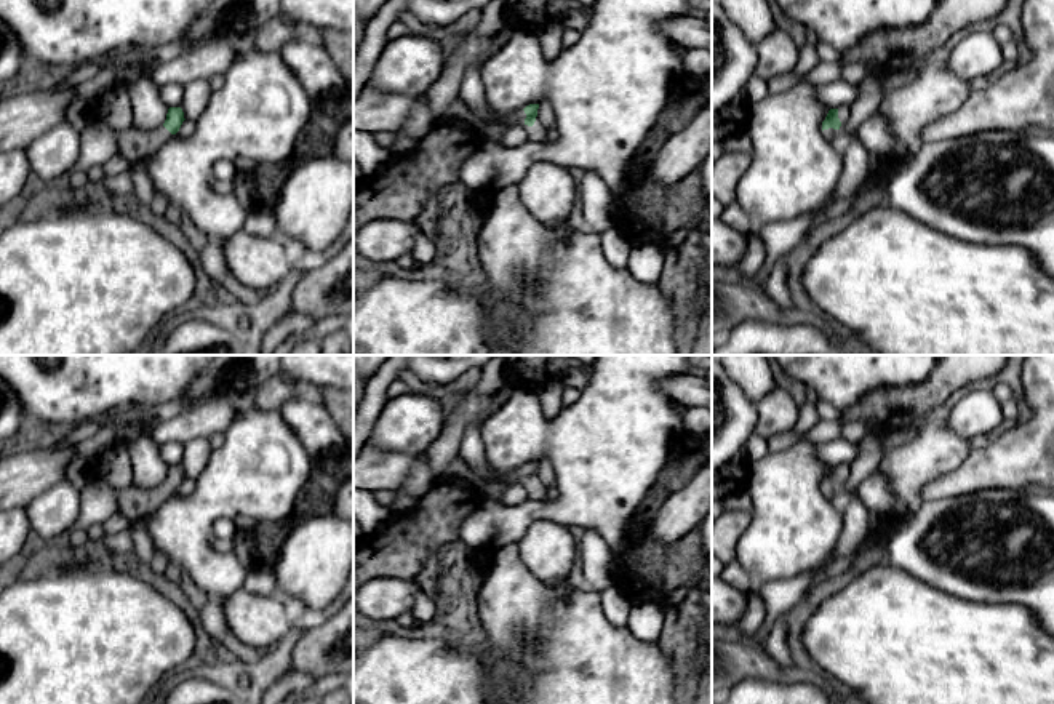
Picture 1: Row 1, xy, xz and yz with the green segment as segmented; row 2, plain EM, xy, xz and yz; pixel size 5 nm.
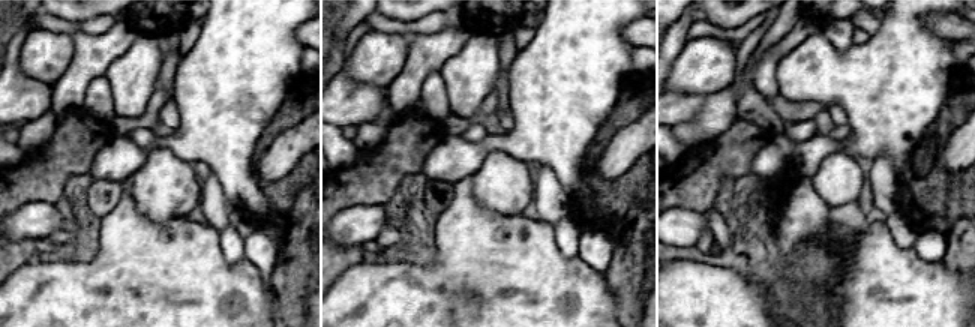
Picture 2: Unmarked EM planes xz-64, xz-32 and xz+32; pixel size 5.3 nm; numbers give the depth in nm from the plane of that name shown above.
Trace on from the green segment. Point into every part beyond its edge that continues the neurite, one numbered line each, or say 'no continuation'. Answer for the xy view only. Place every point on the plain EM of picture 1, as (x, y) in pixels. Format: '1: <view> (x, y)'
1: xy (135, 503)

